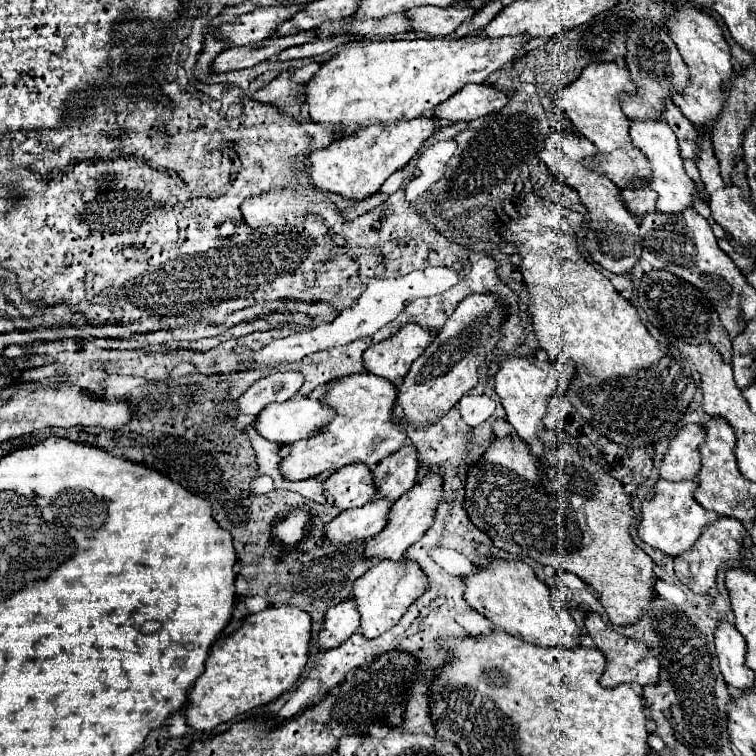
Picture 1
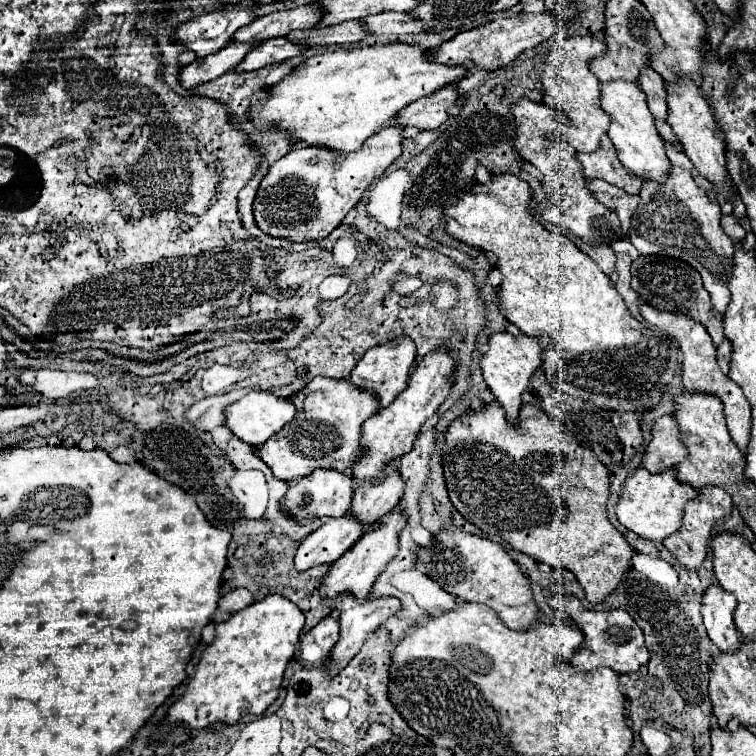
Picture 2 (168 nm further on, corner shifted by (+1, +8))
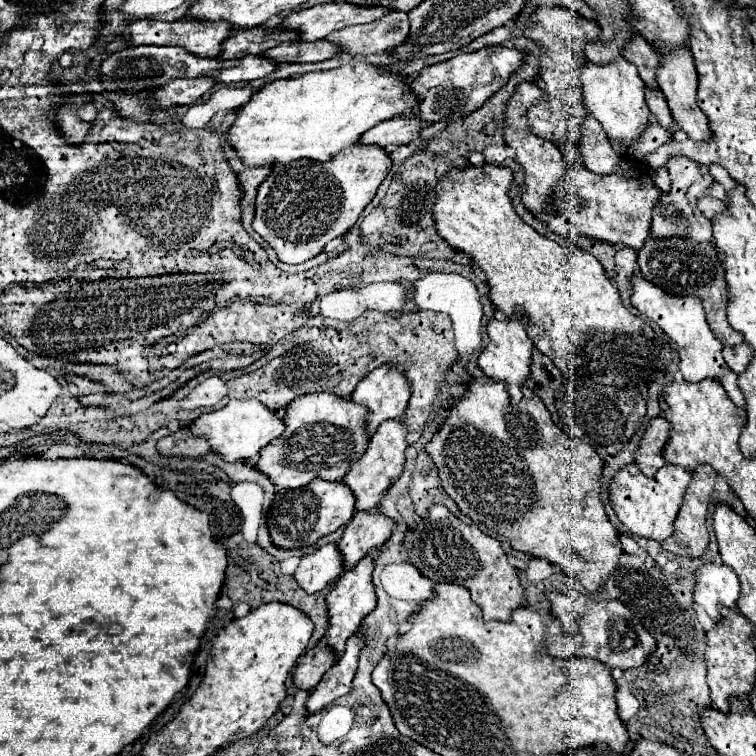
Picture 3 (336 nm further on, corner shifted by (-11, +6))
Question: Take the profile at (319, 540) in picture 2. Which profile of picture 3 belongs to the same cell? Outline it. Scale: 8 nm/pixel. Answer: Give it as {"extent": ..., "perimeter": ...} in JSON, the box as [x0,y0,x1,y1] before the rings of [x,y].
{"extent":[296,544,344,592],"perimeter":[[[324,544],[312,554],[302,556],[300,566],[296,568],[296,580],[308,592],[320,592],[332,584],[344,572],[344,556],[338,544]]]}

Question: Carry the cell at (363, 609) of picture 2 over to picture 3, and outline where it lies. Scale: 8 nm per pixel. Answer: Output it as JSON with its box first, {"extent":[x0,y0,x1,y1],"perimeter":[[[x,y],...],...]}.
{"extent":[306,632,366,712],"perimeter":[[[356,632],[354,636],[348,638],[346,642],[346,650],[344,654],[338,658],[338,662],[322,676],[322,680],[318,682],[318,686],[312,690],[306,708],[310,712],[322,710],[324,706],[332,704],[336,698],[344,696],[350,692],[350,684],[352,678],[356,674],[356,666],[358,666],[358,656],[364,648],[366,638],[362,636],[362,632]]]}

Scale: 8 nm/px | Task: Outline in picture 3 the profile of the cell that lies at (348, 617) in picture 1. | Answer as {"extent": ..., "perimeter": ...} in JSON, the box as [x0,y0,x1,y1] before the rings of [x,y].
{"extent":[294,640,336,690],"perimeter":[[[320,640],[304,656],[300,656],[294,670],[294,684],[298,688],[312,690],[320,682],[324,672],[334,664],[334,660],[336,660],[336,652],[324,640]]]}

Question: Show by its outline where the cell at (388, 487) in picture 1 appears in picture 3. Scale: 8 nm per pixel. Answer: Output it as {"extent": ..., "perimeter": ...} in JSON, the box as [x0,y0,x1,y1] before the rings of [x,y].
{"extent":[338,508,396,568],"perimeter":[[[378,508],[356,512],[352,520],[346,524],[344,534],[338,542],[346,558],[344,562],[346,568],[352,568],[370,550],[382,546],[394,532],[394,528],[396,528],[396,520],[380,514]]]}

